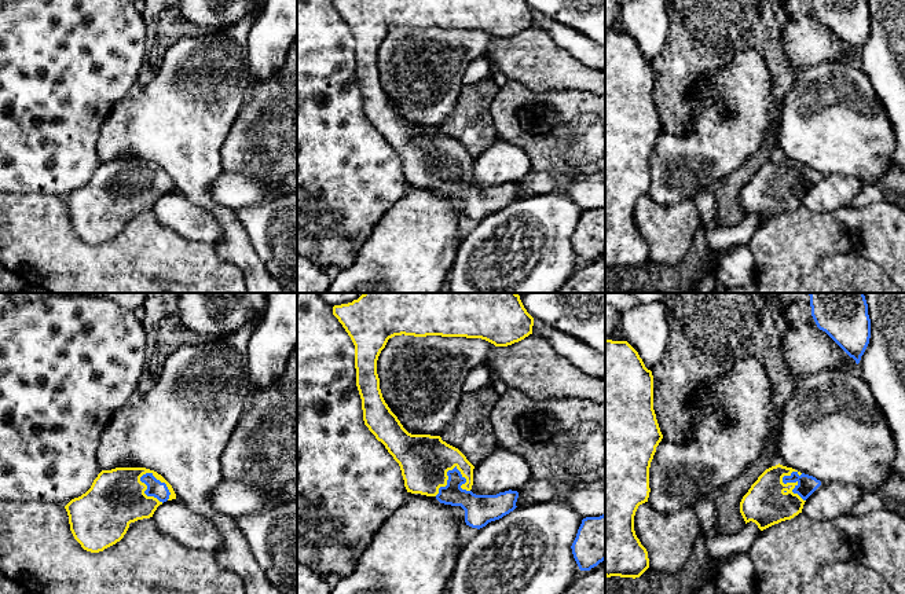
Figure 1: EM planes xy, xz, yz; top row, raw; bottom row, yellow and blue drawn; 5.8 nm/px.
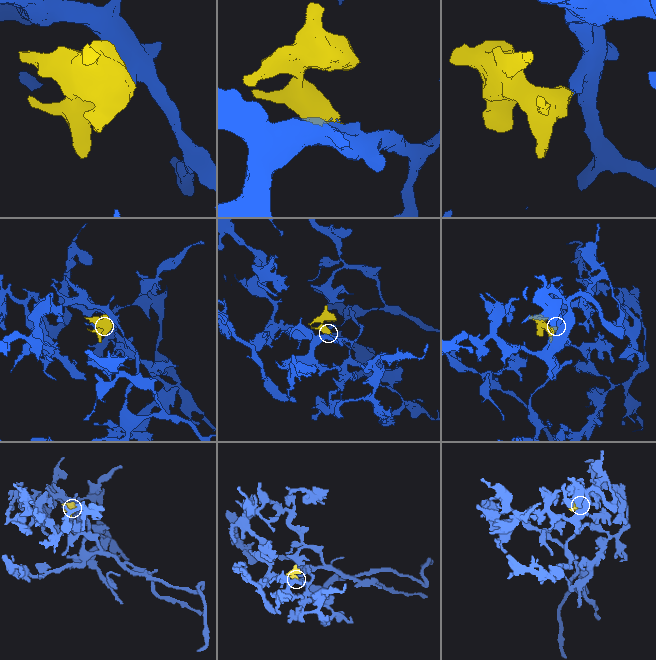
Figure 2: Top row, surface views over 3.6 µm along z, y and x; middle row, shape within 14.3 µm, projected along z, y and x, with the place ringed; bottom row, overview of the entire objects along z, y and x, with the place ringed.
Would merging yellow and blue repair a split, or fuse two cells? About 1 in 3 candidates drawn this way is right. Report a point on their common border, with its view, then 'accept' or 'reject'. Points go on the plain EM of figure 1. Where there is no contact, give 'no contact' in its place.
meets yellow in xy at (160, 172); accept

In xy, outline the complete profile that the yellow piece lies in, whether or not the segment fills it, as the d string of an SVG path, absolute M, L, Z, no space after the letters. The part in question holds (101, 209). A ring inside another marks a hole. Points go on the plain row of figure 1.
M116 160L102 162L91 180L66 198L70 223L81 239L99 245L120 234L129 216L153 209L160 197L176 191L172 177L157 164L146 160Z

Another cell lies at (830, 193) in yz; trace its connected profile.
M840 173L821 176L805 194L802 204L813 212L833 212L850 206L864 183Z

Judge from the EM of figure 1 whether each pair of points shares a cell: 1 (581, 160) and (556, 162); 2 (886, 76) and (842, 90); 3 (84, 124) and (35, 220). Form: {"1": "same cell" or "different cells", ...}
{"1": "same cell", "2": "different cells", "3": "different cells"}

